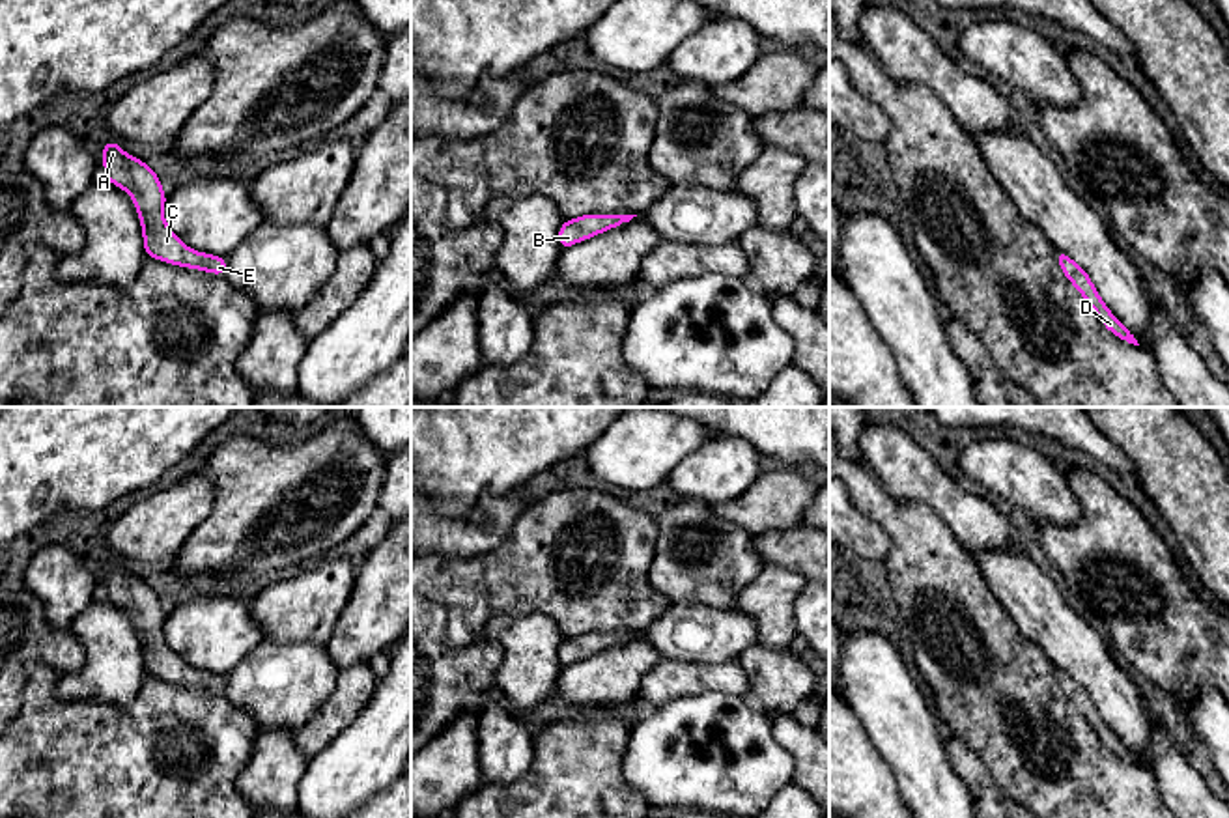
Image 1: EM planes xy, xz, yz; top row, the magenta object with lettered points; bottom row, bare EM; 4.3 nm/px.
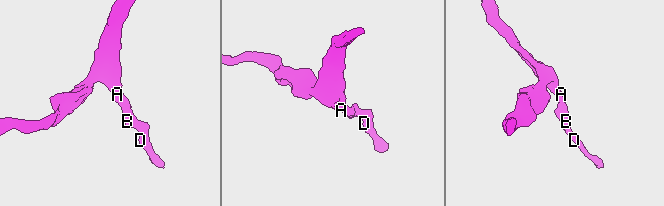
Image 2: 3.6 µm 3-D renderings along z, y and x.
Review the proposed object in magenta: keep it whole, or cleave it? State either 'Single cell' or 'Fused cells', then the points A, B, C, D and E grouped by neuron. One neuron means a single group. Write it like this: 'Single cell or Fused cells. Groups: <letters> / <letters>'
Single cell. Groups: A B C D E

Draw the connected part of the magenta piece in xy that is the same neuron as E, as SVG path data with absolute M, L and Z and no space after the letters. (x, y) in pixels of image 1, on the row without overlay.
M114 558L101 568L105 598L123 607L134 620L146 674L172 684L226 693L226 676L189 667L166 642L166 613L159 594L140 577L125 571Z

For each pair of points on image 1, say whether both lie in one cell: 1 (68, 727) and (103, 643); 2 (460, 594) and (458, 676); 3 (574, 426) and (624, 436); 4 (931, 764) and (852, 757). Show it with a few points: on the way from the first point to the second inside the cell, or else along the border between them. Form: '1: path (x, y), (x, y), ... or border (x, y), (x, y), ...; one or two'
1: border (56, 680), (60, 697), (92, 697), (124, 706); two
2: border (441, 606), (451, 645), (469, 645), (480, 635); two
3: border (609, 426), (583, 452); two
4: border (860, 723), (893, 774), (903, 798); two

